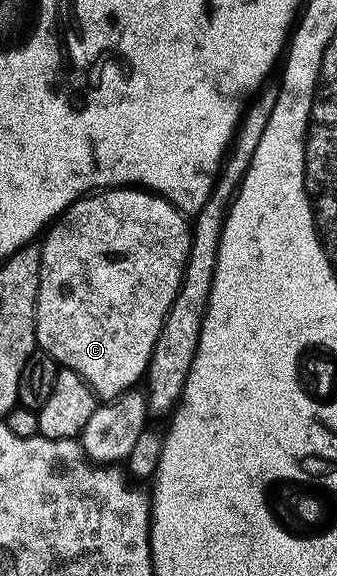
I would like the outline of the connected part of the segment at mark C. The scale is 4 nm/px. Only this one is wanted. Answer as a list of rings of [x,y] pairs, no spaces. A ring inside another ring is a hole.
[[[107,188],[102,192],[84,196],[62,215],[61,220],[46,231],[47,243],[42,243],[43,263],[41,264],[41,284],[39,285],[39,331],[38,349],[44,354],[53,356],[60,367],[77,372],[91,385],[96,398],[110,400],[119,398],[122,394],[136,389],[146,379],[147,369],[153,356],[153,348],[159,339],[161,328],[165,324],[176,296],[179,294],[180,284],[183,282],[183,272],[187,258],[191,254],[192,233],[190,227],[183,222],[175,222],[176,215],[163,214],[159,208],[154,208],[156,199],[135,188]]]

